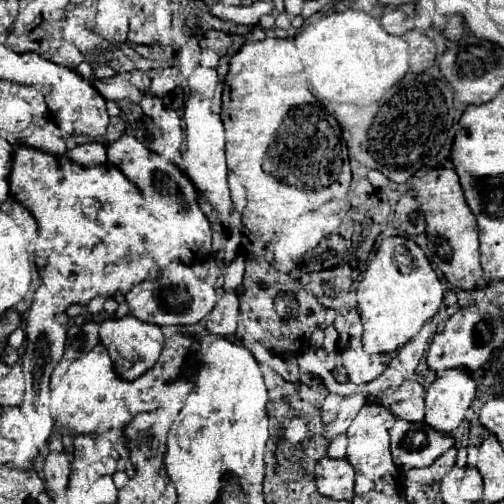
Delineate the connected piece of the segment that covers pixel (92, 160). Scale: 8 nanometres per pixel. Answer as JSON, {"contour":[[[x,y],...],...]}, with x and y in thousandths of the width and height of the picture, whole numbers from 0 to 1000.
{"contour":[[[194,280],[171,284],[171,288],[155,288],[139,300],[139,312],[159,323],[159,327],[208,327],[210,294]]]}

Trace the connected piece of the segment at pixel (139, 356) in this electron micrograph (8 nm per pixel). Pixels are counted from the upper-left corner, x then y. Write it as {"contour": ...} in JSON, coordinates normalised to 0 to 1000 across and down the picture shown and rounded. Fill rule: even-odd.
{"contour":[[[250,625],[246,633],[234,633],[234,637],[214,633],[214,637],[198,641],[198,677],[218,704],[226,744],[246,752],[246,756],[266,756],[278,744],[286,744],[298,728],[306,728],[306,720],[313,716],[313,708],[325,692],[321,653],[313,645],[278,637],[262,625]]]}

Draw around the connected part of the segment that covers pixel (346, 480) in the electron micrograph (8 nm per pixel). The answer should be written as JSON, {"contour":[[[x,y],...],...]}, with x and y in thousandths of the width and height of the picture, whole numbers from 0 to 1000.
{"contour":[[[639,907],[623,927],[631,978],[663,994],[698,990],[698,946],[702,946],[702,935],[687,911]]]}

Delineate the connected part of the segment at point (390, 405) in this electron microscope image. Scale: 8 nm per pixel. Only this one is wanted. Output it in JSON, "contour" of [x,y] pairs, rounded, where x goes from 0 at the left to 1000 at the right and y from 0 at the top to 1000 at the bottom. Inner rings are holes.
{"contour":[[[802,756],[786,776],[762,780],[742,788],[730,800],[746,800],[766,808],[782,827],[802,831],[802,835],[837,835],[841,823],[841,772],[829,756]]]}

